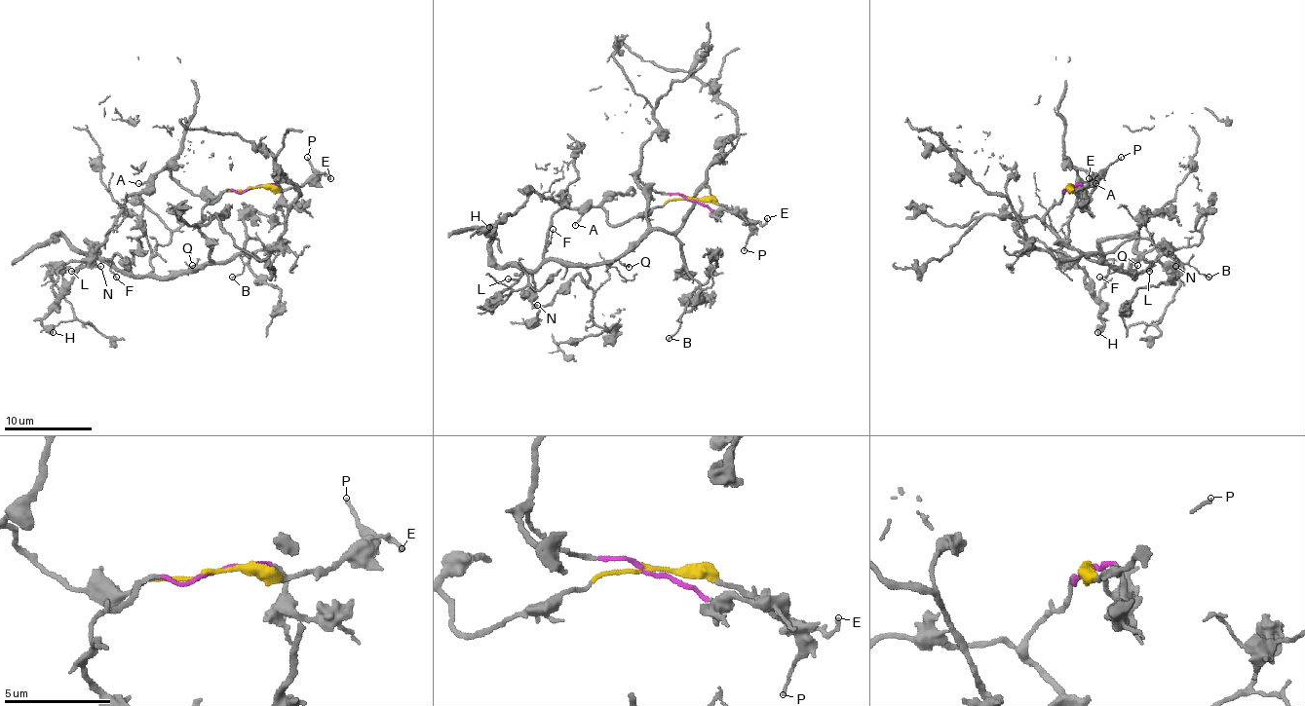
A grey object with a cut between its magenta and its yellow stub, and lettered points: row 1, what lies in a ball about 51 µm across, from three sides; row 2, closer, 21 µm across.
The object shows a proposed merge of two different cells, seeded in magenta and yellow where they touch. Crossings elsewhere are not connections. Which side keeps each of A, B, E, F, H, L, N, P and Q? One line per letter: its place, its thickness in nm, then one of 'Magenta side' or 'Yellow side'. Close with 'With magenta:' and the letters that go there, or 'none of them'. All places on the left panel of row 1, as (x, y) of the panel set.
A: Place: (138, 183). Thickness 130 nm. Yellow side
B: Place: (232, 277). Thickness 130 nm. Magenta side
E: Place: (330, 178). Thickness 180 nm. Yellow side
F: Place: (116, 277). Thickness 100 nm. Magenta side
H: Place: (53, 332). Thickness 400 nm. Yellow side
L: Place: (71, 271). Thickness 140 nm. Magenta side
N: Place: (100, 266). Thickness 200 nm. Magenta side
P: Place: (307, 157). Thickness 120 nm. Yellow side
Q: Place: (192, 265). Thickness 110 nm. Magenta side
With magenta: B, F, L, N, Q

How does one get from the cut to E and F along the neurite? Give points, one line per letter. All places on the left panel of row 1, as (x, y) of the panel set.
E: (253, 187), (297, 190), (320, 174), (326, 174), (330, 178)
F: (253, 187), (225, 190), (203, 209), (198, 229), (211, 260), (176, 276), (126, 276), (108, 260), (117, 278)

